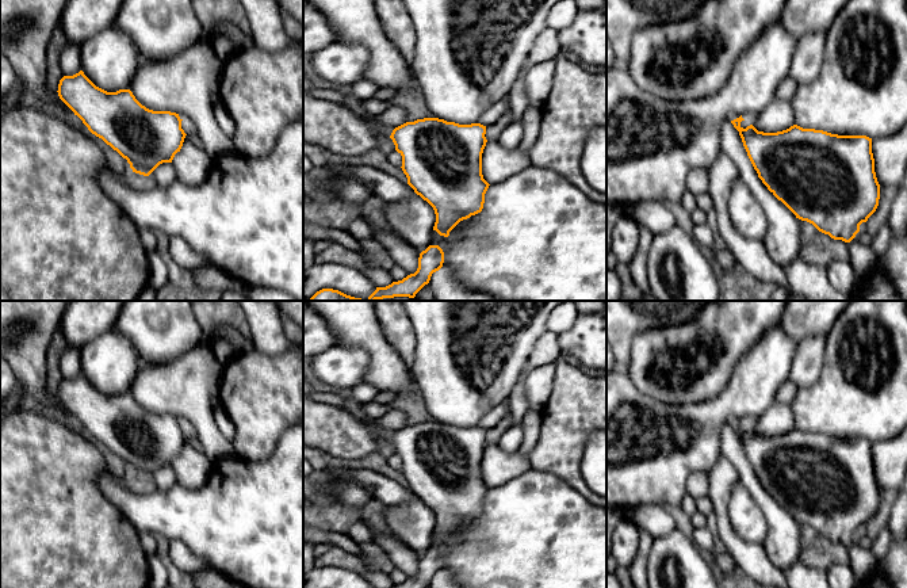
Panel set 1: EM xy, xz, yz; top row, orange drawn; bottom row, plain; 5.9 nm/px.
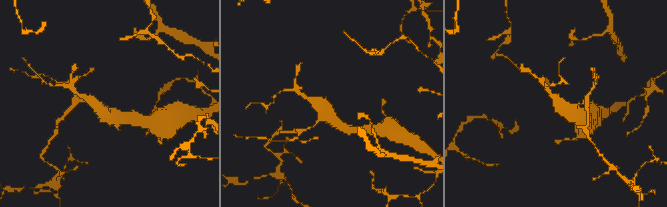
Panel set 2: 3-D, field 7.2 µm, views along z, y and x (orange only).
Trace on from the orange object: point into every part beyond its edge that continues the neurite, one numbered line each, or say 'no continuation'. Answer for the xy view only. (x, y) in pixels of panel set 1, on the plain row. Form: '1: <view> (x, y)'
no continuation

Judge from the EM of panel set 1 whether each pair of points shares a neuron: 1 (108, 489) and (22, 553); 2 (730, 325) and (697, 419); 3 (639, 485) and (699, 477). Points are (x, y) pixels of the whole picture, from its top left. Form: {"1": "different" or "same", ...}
{"1": "different", "2": "different", "3": "different"}

